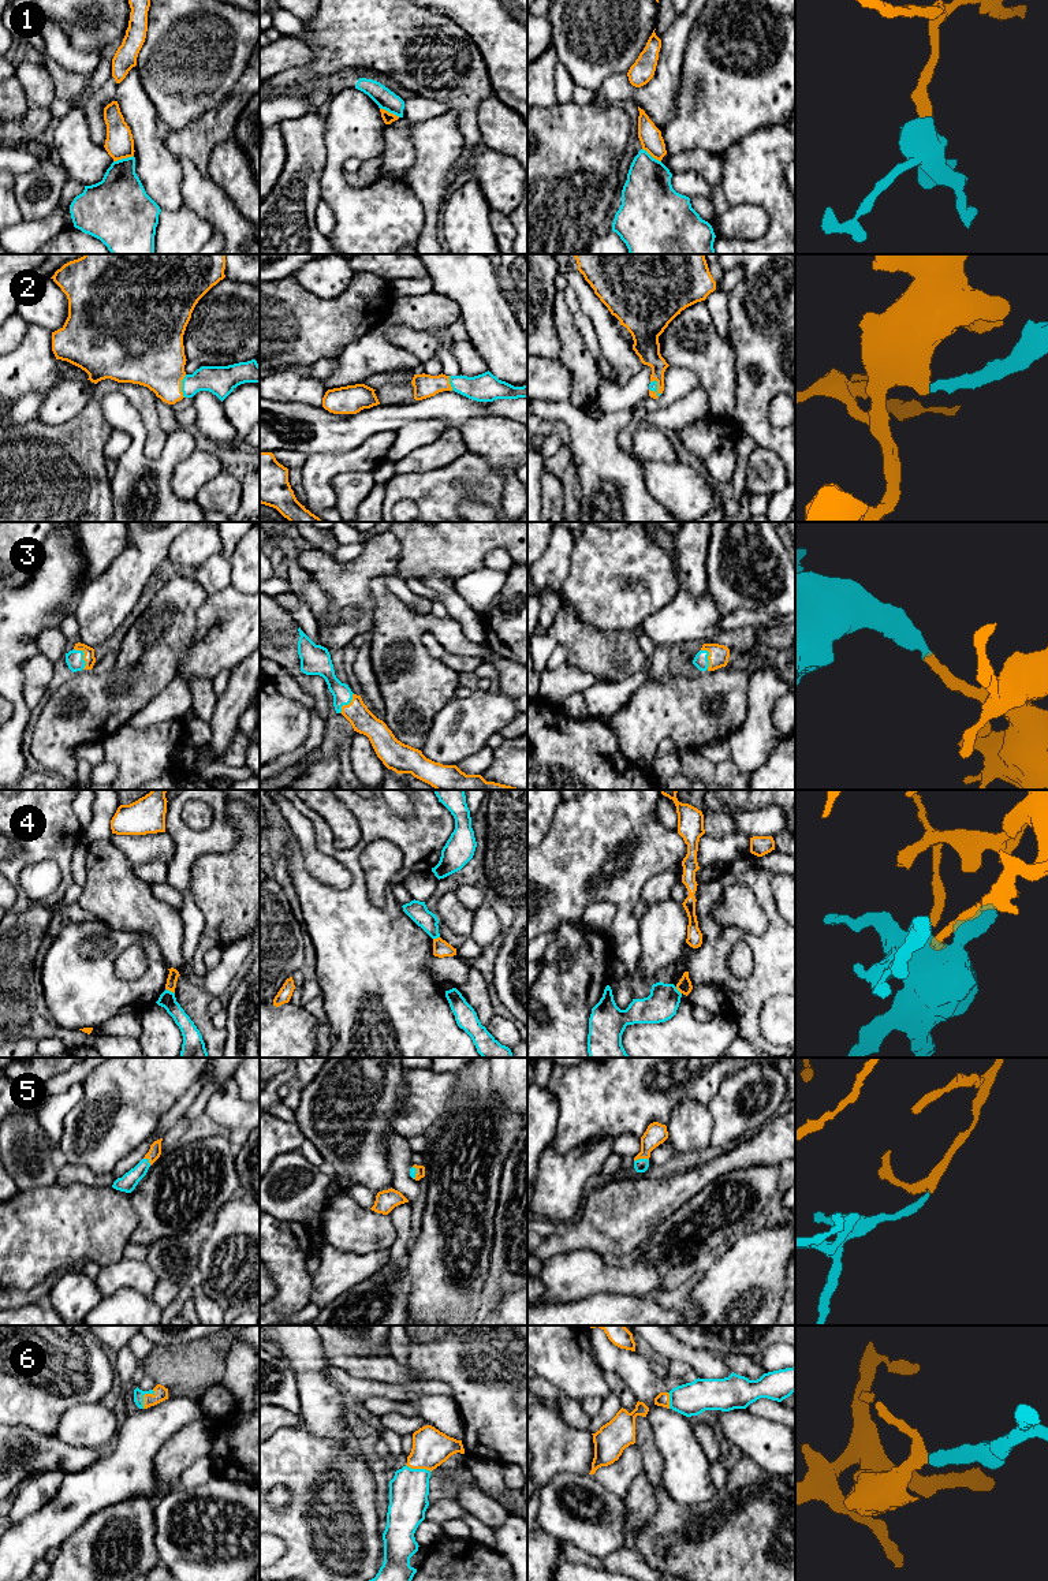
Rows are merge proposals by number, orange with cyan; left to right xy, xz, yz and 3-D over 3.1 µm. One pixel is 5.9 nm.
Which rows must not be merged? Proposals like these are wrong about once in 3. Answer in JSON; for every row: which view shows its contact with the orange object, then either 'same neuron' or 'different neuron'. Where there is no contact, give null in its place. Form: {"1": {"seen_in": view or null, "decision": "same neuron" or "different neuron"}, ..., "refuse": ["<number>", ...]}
{"1": {"seen_in": "xy", "decision": "different neuron"}, "2": {"seen_in": "xy", "decision": "same neuron"}, "3": {"seen_in": "xy", "decision": "same neuron"}, "4": {"seen_in": "xy", "decision": "different neuron"}, "5": {"seen_in": "yz", "decision": "same neuron"}, "6": {"seen_in": "xy", "decision": "same neuron"}, "refuse": ["1", "4"]}

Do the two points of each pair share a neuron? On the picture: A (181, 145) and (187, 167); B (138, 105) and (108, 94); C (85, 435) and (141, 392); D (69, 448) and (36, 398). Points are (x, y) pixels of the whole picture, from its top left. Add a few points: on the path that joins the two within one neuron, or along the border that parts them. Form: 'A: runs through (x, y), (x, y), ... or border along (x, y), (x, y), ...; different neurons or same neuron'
A: border along (179, 156), (187, 157), (207, 176); different neurons
B: border along (118, 84), (115, 100); different neurons
C: runs through (92, 414), (96, 399), (108, 387), (120, 387); same neuron
D: border along (34, 417), (14, 425); different neurons

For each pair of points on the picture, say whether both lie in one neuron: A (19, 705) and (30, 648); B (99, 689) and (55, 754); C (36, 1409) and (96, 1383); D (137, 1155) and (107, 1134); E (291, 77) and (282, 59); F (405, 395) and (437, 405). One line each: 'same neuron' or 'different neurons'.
A: same neuron
B: same neuron
C: same neuron
D: different neurons
E: different neurons
F: different neurons

